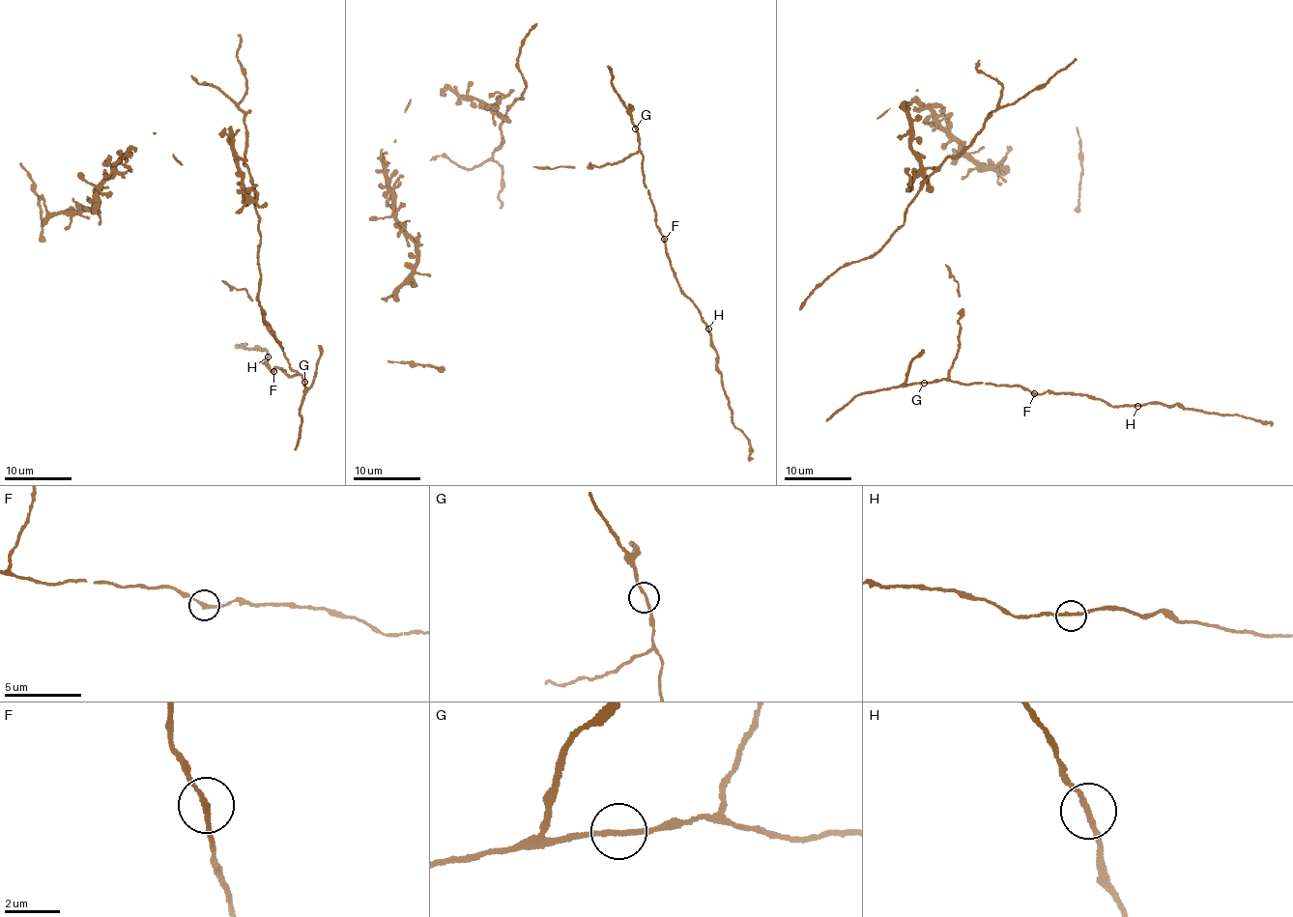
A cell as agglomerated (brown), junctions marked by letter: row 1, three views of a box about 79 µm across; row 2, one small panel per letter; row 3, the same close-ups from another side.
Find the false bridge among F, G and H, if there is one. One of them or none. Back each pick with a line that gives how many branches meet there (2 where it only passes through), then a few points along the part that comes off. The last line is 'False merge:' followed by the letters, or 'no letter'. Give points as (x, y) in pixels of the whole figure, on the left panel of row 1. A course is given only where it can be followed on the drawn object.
False merge: no letter

